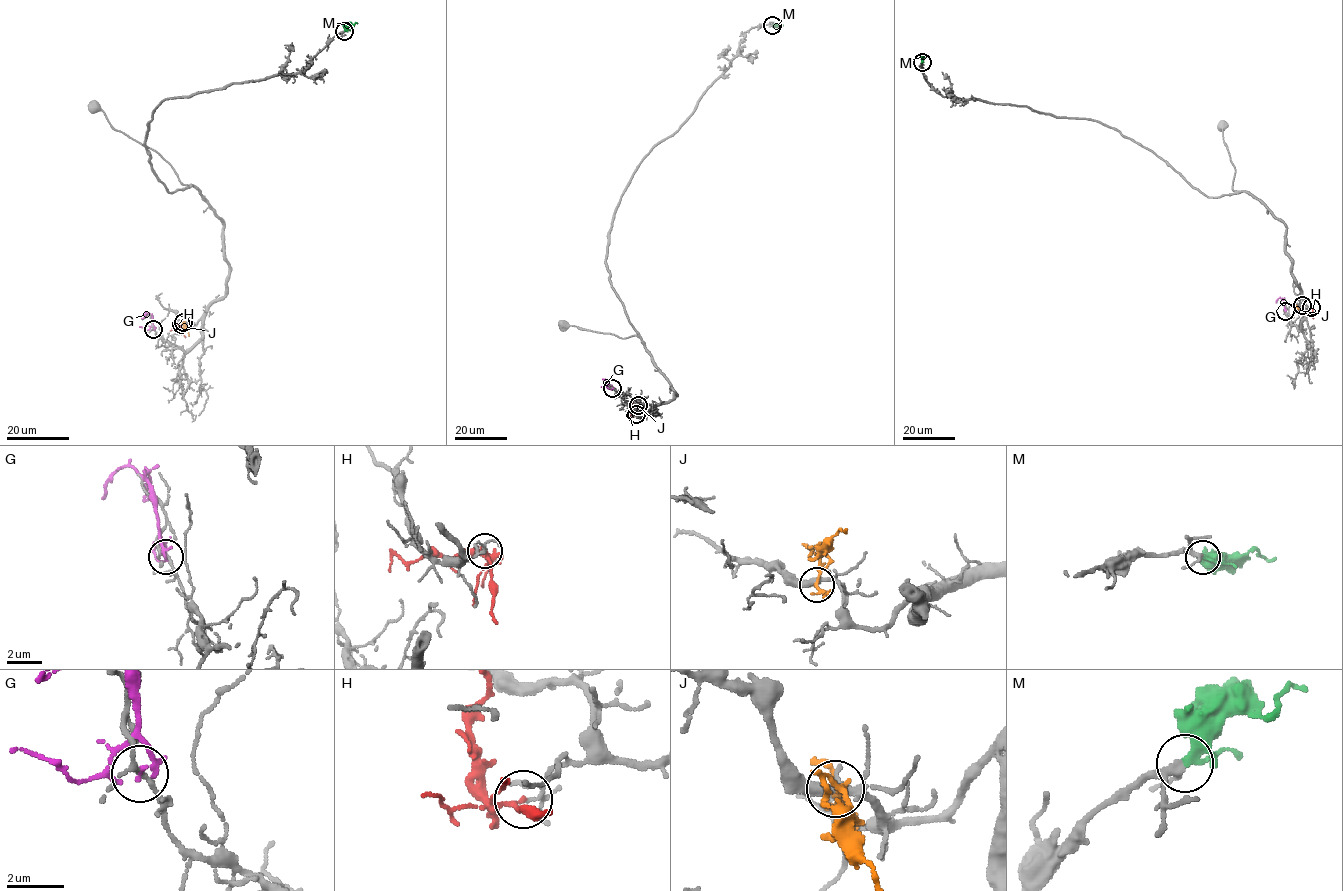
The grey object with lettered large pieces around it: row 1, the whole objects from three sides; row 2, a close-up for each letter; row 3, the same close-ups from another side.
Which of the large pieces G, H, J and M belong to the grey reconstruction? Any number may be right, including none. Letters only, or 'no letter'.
M

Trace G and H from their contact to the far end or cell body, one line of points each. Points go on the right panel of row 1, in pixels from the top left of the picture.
G: (1285, 311), (1281, 299), (1275, 302)
H: (1311, 307), (1297, 310)

